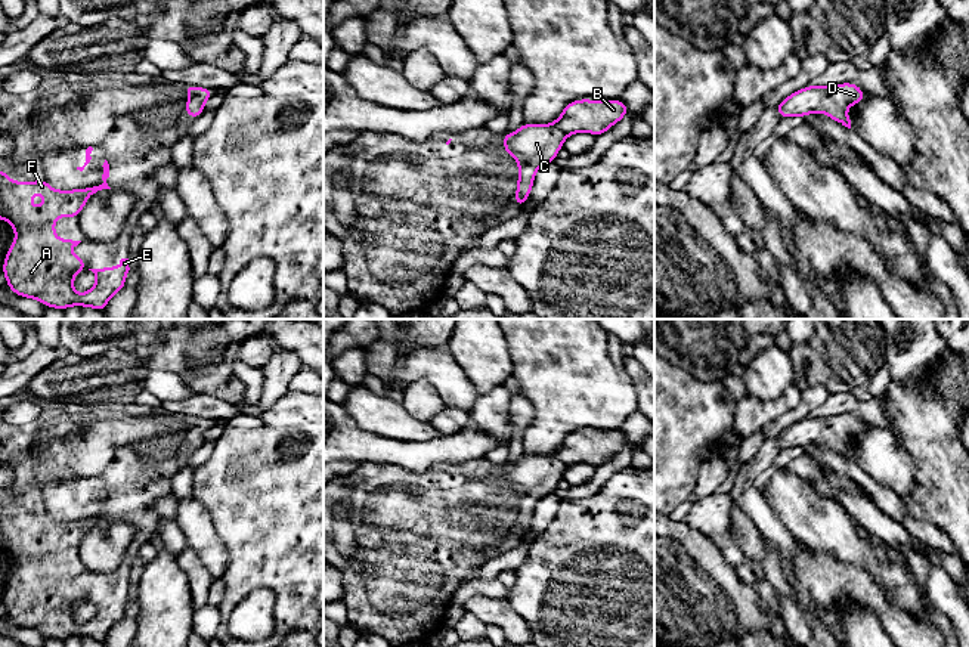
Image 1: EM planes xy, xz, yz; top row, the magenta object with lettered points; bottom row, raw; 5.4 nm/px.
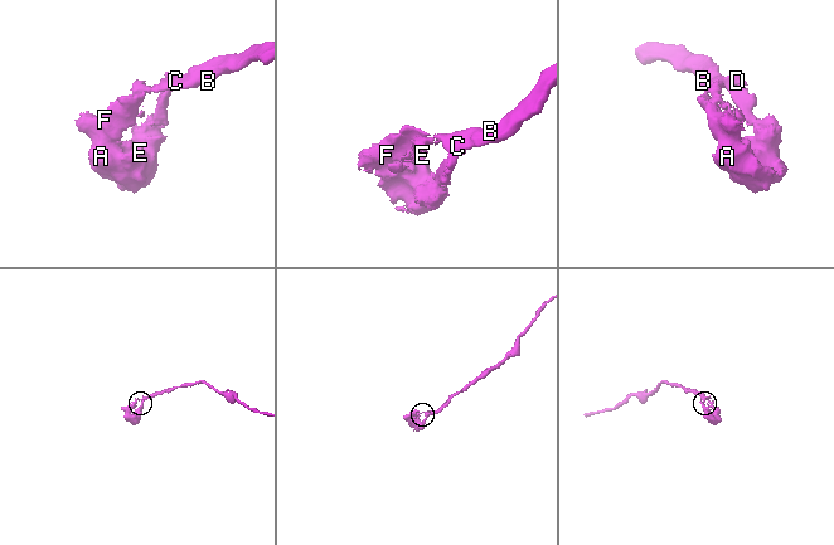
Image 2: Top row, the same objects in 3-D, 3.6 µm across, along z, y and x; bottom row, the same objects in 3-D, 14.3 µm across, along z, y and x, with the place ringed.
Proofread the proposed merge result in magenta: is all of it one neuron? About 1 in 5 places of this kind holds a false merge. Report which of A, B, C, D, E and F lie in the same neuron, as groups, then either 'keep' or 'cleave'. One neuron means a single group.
A B C D E F | keep

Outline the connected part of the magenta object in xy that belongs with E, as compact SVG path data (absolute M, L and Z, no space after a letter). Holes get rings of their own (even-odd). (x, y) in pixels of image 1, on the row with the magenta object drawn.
M106 160L102 167L103 167L102 185L86 188L86 189L72 189L72 191L56 191L44 179L40 179L35 182L15 182L10 177L7 177L6 171L0 167L0 219L7 220L16 233L15 241L4 257L1 270L6 276L6 284L9 285L10 291L13 291L16 295L35 298L40 303L43 303L46 307L55 307L61 310L65 310L69 306L80 306L80 307L89 306L99 312L103 312L111 297L126 287L126 275L130 270L129 259L121 259L118 267L89 269L83 257L77 254L74 256L66 254L69 250L77 247L81 241L59 239L55 235L56 217L80 217L80 213L84 204L93 194L102 189L111 189L106 183L106 179L109 177L109 164ZM38 192L44 195L43 207L32 208L31 195ZM86 269L92 270L96 275L96 285L92 290L86 291L84 294L77 294L72 287L74 276L80 270L86 270Z

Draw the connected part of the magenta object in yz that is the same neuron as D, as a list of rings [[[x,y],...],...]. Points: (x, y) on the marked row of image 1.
[[[855,83],[835,86],[808,86],[784,97],[777,106],[781,118],[799,115],[805,118],[812,112],[824,112],[829,118],[851,129],[846,106],[866,99],[866,93]]]

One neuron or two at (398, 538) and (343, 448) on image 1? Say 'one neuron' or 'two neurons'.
two neurons

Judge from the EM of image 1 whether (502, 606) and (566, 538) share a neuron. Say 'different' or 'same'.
different

